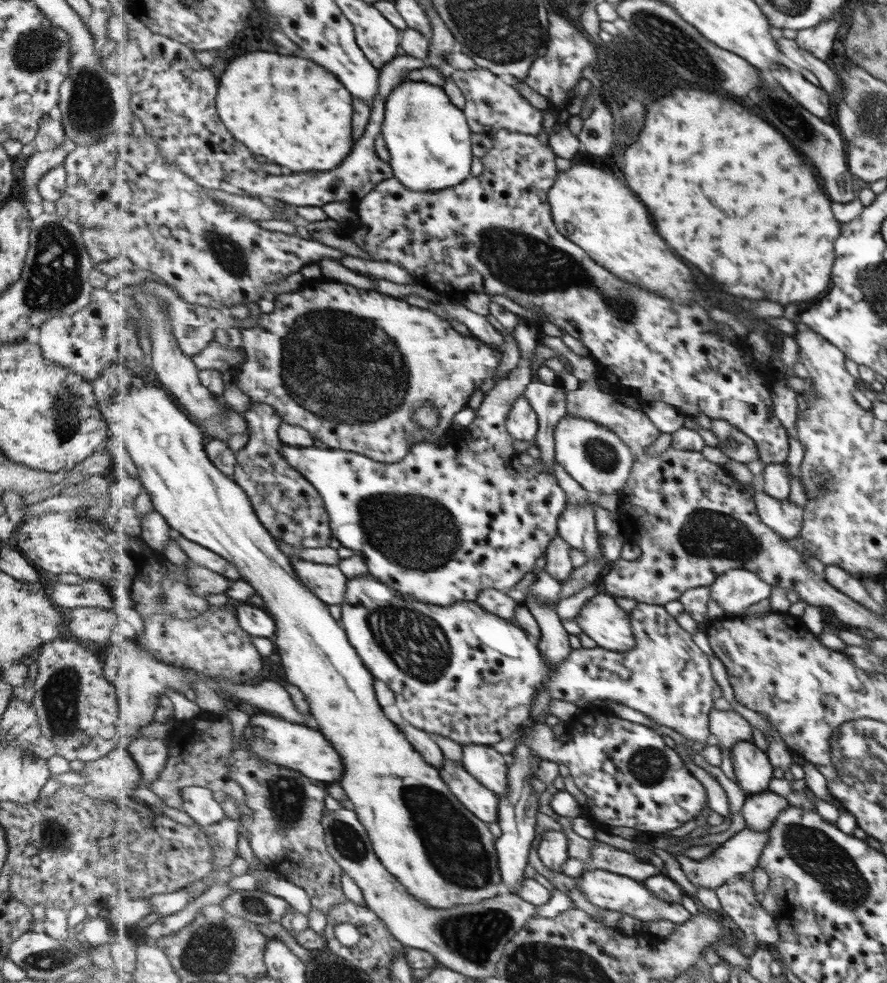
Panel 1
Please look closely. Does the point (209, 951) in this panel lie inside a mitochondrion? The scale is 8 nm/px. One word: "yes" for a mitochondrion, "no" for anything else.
yes

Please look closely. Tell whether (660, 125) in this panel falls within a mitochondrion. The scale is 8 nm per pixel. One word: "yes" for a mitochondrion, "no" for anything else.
no

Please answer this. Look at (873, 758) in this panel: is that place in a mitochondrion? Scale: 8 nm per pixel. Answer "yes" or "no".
yes

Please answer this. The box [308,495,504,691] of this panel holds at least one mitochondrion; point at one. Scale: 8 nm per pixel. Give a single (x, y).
(414, 643)

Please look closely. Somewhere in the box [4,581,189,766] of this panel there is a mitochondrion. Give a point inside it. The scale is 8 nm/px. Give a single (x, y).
(61, 694)

